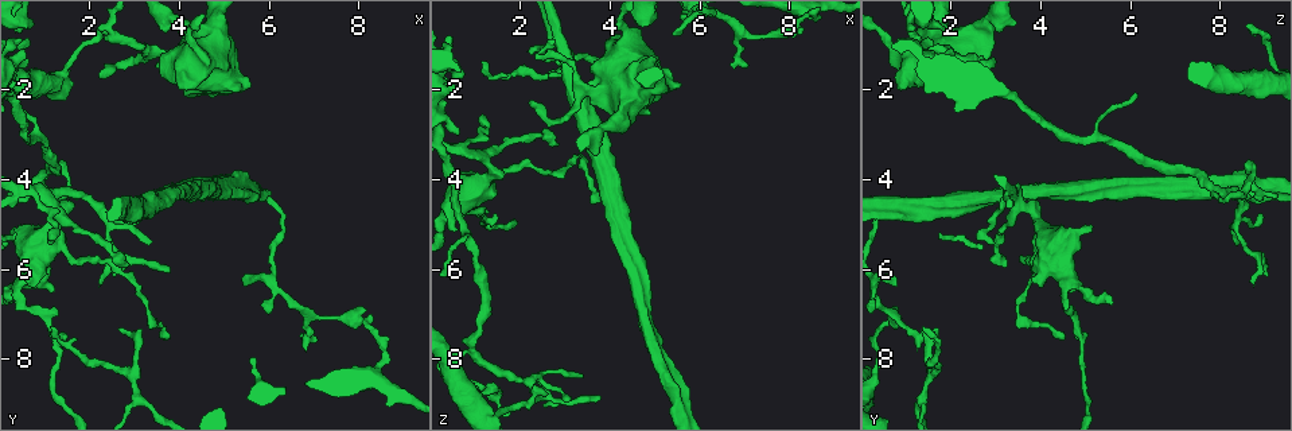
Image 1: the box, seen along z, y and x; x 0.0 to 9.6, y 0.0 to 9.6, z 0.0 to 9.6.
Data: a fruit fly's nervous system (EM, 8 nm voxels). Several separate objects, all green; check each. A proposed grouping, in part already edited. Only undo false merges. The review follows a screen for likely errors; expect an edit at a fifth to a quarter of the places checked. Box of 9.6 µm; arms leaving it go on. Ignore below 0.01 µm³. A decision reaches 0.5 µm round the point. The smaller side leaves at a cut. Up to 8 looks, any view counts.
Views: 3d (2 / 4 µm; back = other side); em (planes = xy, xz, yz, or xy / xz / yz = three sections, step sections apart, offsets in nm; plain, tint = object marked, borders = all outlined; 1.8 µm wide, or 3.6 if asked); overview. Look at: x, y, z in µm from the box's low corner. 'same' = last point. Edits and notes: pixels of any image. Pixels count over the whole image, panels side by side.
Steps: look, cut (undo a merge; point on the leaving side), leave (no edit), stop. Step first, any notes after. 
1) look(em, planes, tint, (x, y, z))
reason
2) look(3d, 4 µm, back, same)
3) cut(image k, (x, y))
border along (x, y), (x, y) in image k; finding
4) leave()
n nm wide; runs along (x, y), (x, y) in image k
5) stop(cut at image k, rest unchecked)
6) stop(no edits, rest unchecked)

look(3d, 2 µm, (3.50, 1.15, 2.00))
sharp bend

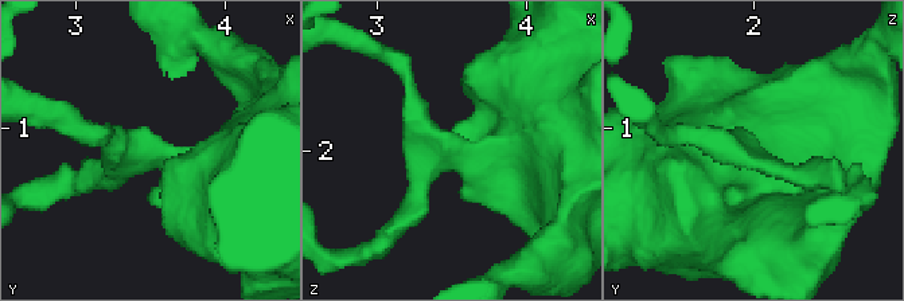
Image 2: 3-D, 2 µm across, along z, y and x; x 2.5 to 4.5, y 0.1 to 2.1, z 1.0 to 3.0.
look(em, planes, tint, (3.50, 1.20, 2.00))
need the tissue

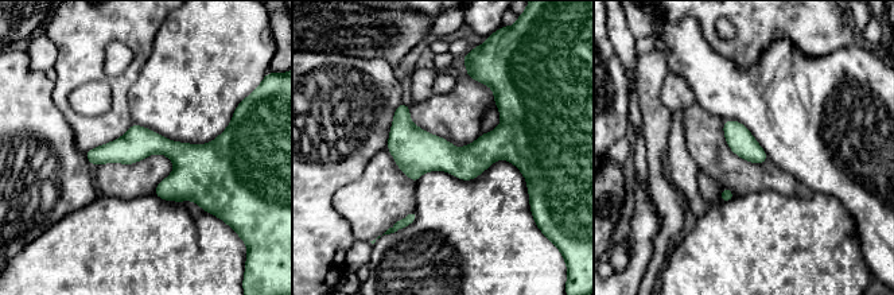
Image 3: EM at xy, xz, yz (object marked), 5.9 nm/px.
leave()
160 nm wide; one neuron here

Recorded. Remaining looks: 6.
look(3d, 2 µm, (5.45, 4.25, 8.60))
two arms in line, one across

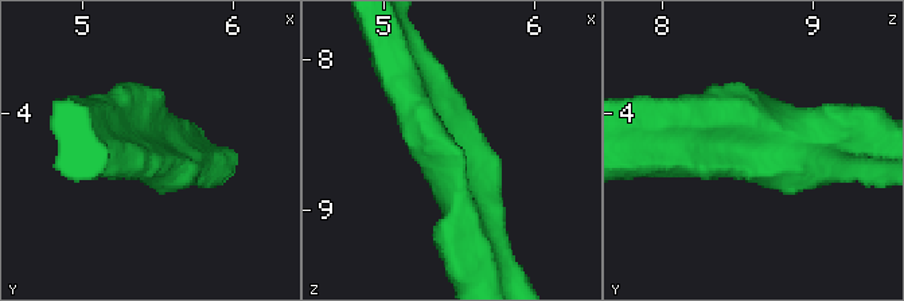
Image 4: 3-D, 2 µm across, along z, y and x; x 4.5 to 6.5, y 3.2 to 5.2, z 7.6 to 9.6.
look(em, yz, step 16, tint, (5.46, 4.32, 8.66))
3 arms; arms of 220, 280, 320 nm; shape alone is not enough

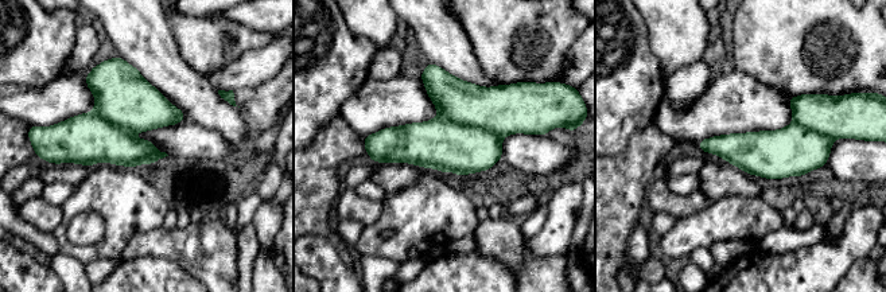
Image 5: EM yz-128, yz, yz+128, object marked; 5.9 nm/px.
look(em, planes, tint, same)
cut it another way

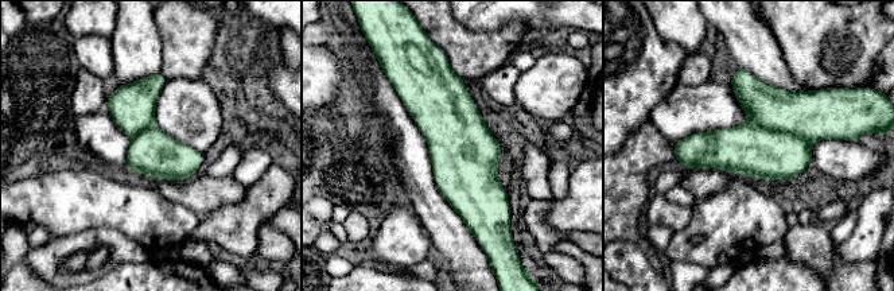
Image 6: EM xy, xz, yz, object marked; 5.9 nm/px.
cut(image 6, (819, 115))
280 nm wide; a second neuron is stuck on

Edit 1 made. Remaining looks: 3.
look(overview)
redraw

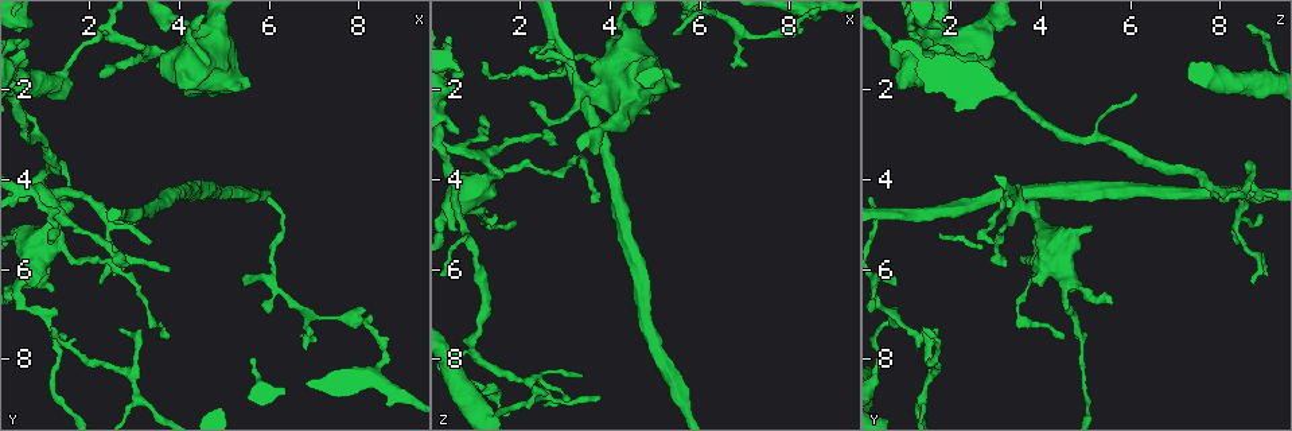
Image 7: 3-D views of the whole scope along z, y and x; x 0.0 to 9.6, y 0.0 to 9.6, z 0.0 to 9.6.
look(3d, 2 µm, (1.40, 3.80, 8.70))
abrupt turn

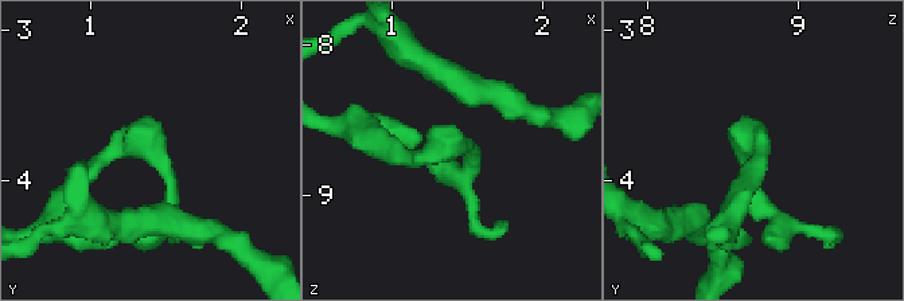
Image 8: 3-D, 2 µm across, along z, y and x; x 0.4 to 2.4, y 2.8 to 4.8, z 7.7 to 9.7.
look(em, planes, tint, (1.44, 3.82, 8.66))

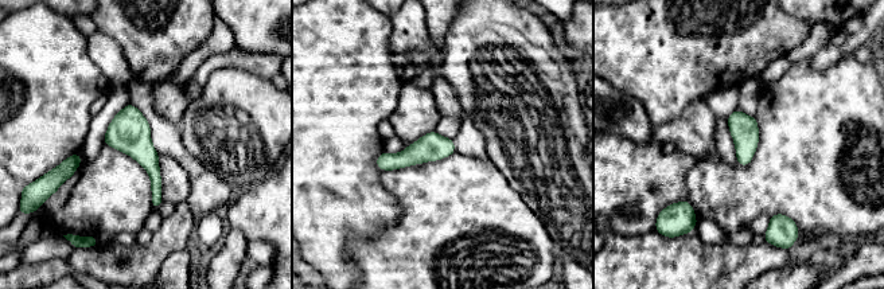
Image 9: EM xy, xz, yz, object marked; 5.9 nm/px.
leave()
170 nm wide; runs along (451, 145), (380, 163) in image 9; continuous, no second neuron

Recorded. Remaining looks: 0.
stop(cut at image 6, rest unchecked)

